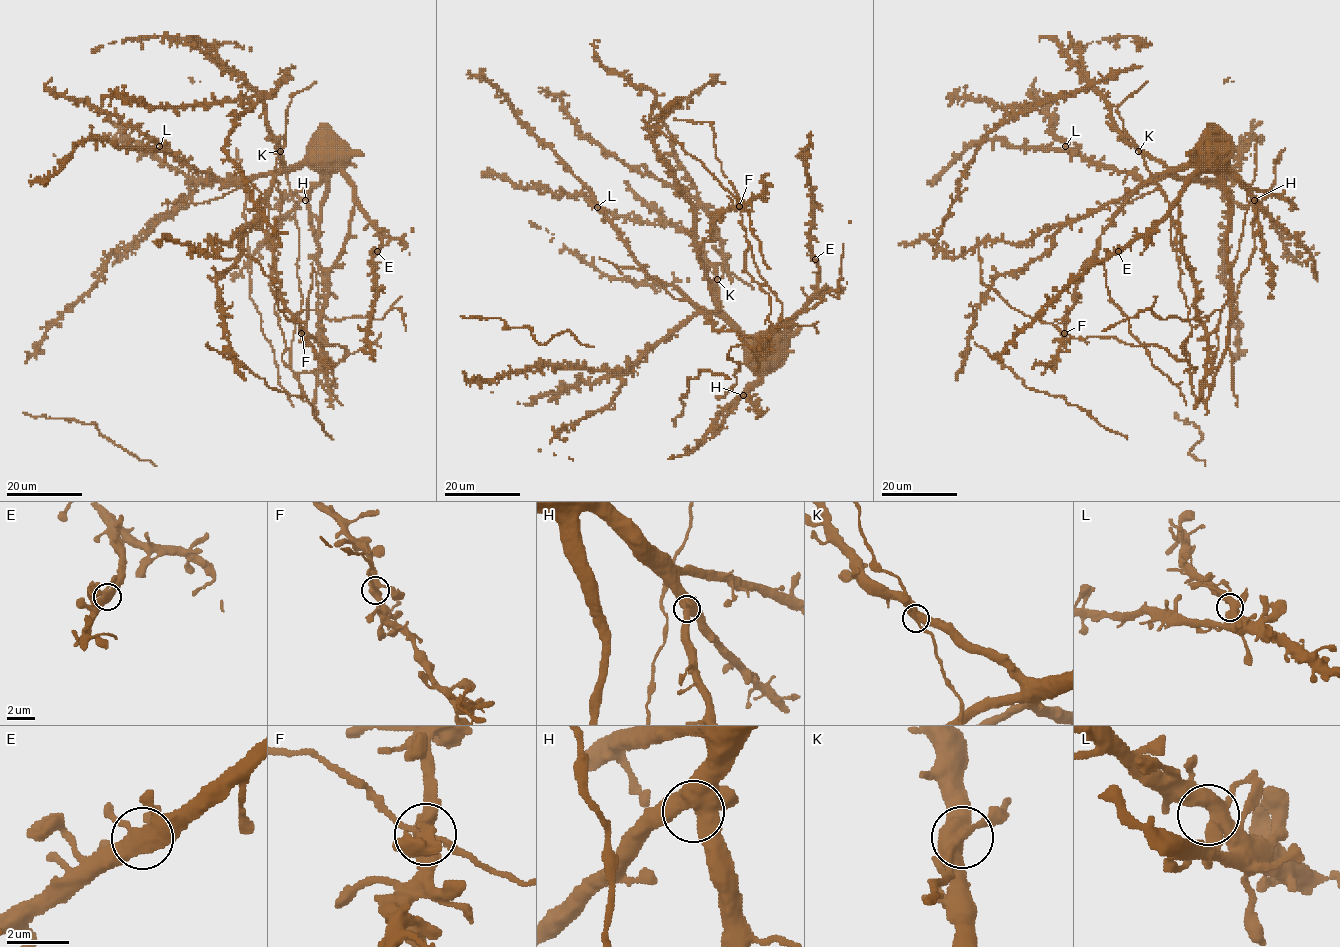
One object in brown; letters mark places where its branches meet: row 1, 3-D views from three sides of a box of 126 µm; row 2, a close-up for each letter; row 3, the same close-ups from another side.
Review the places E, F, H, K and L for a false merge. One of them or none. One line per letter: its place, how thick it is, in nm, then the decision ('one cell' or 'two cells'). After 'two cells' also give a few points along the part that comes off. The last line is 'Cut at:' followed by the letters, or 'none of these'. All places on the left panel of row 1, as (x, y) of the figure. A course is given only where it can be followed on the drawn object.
E: (377, 251) | 460 nm | one cell
F: (301, 333) | 440 nm | one cell
H: (305, 200) | 550 nm | one cell
K: (280, 151) | 440 nm | one cell
L: (159, 146) | 480 nm | one cell
Cut at: none of these

